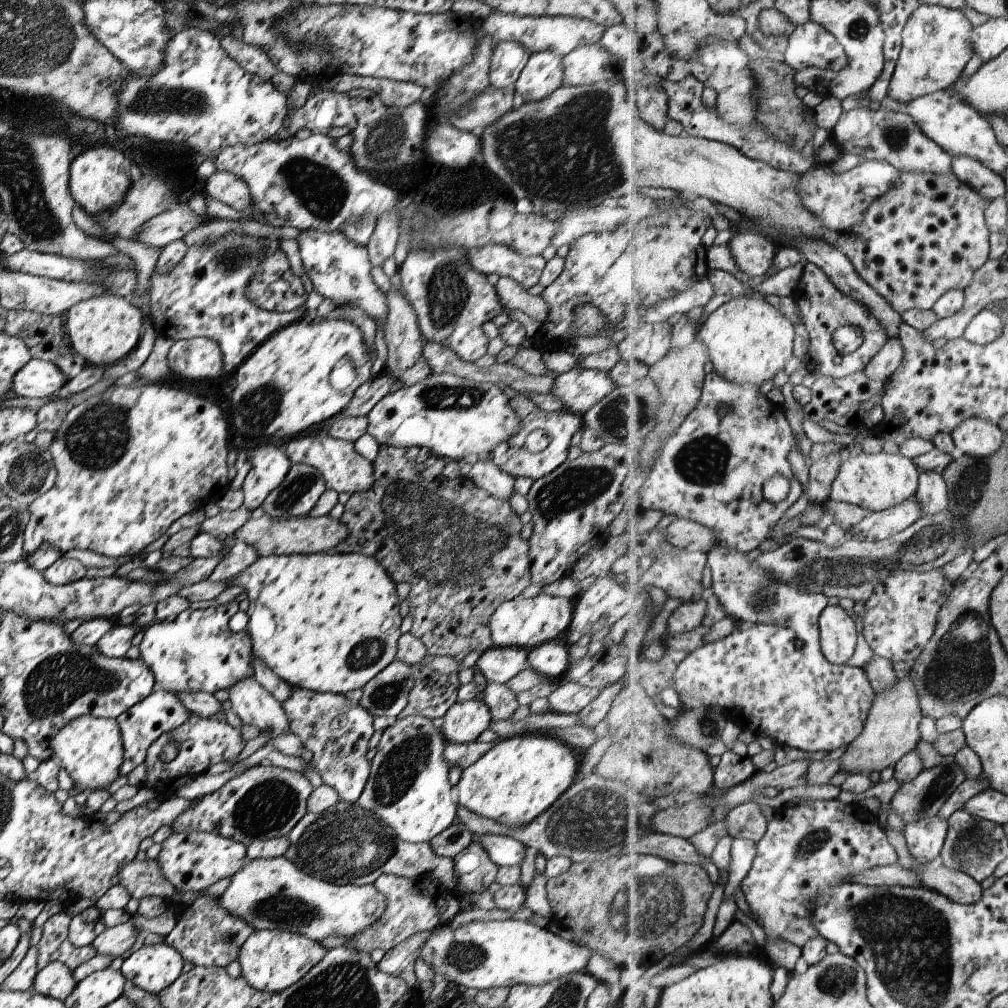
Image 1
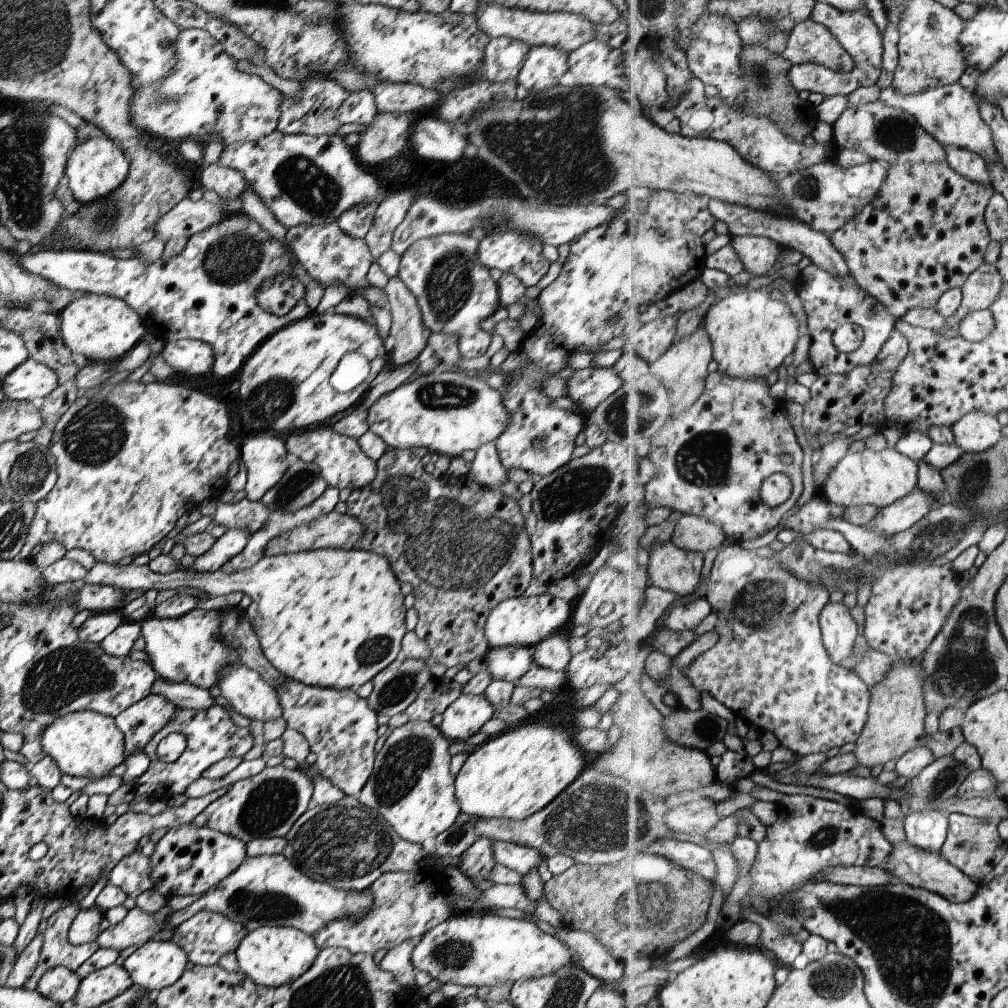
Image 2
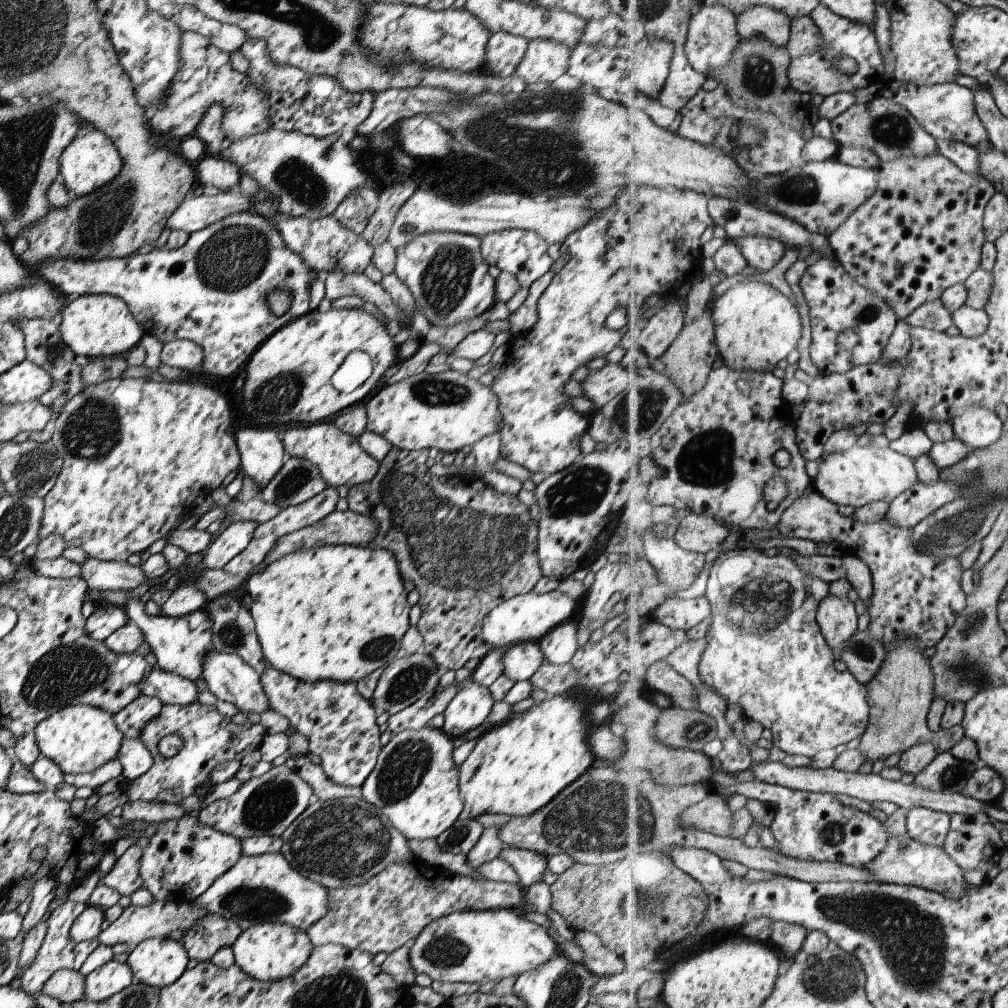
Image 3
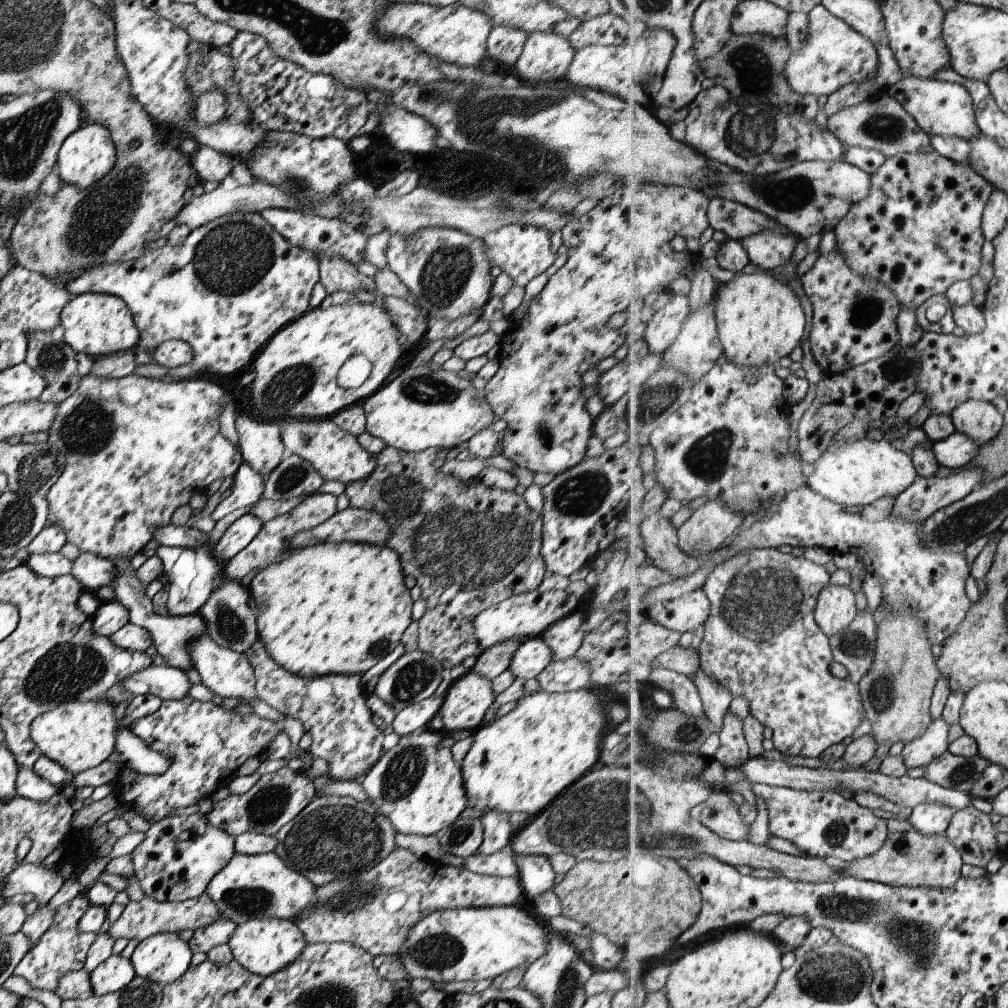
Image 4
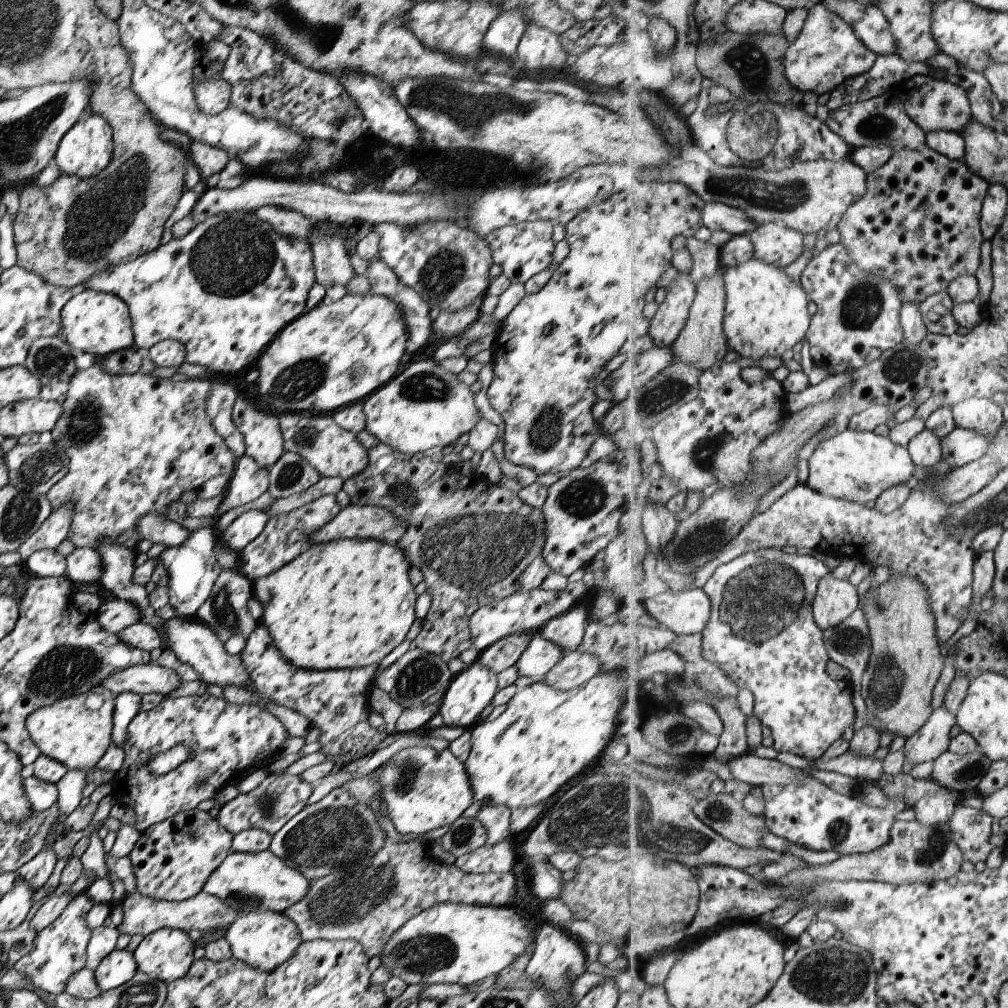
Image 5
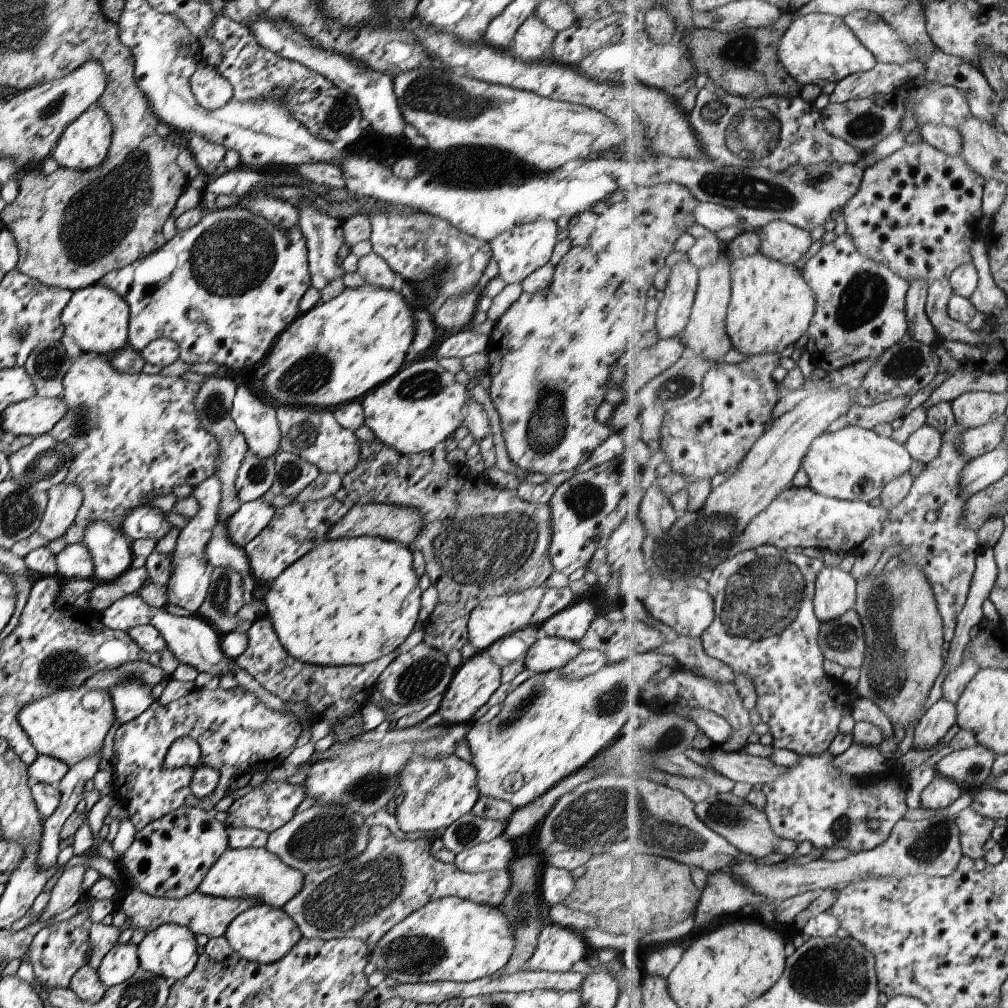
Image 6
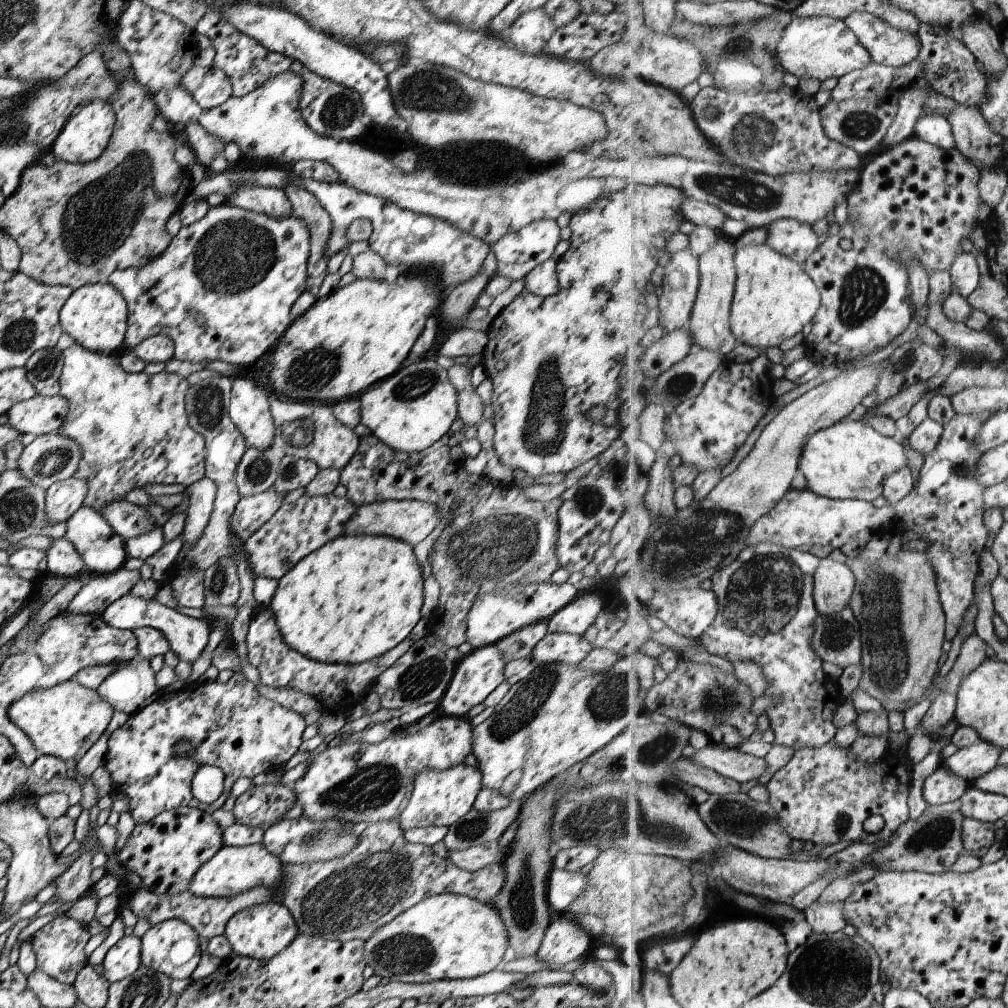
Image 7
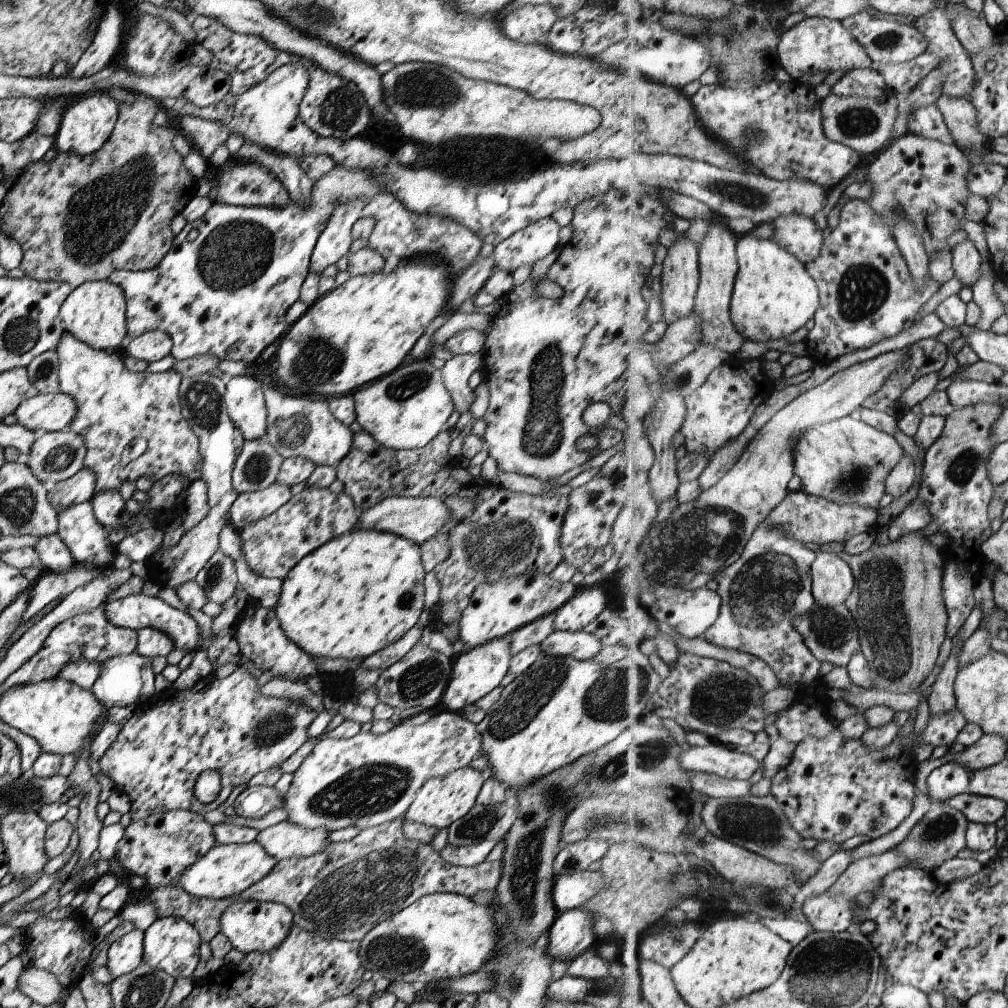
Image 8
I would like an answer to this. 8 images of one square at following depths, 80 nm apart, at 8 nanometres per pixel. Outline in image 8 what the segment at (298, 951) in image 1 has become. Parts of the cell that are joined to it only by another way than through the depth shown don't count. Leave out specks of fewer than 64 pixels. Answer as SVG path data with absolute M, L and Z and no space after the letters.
M243 901L229 905L222 911L219 930L227 938L231 948L243 954L267 953L279 946L292 927L292 912L281 903Z

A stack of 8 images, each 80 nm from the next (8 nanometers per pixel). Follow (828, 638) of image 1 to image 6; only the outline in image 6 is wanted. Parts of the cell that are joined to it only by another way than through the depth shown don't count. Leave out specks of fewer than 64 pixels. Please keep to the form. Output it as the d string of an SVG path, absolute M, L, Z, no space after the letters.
M824 568L816 580L814 607L822 623L837 621L855 610L858 601L858 583L847 572L836 568Z

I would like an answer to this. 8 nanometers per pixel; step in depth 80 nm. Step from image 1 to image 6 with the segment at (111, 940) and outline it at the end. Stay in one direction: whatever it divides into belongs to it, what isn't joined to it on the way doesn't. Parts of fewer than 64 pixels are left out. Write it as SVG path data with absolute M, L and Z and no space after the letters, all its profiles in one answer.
M133 888L120 901L119 908L129 920L129 926L135 930L141 929L151 932L154 928L162 924L173 923L190 930L194 935L205 934L208 938L223 937L227 925L245 909L261 901L252 899L226 899L225 897L209 896L199 891L193 891L191 894L180 899L166 899L163 897L152 897L142 893L139 889Z

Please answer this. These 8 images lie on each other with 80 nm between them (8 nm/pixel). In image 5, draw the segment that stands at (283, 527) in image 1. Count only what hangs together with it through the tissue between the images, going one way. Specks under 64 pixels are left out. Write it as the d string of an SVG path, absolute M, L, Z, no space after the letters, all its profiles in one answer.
M351 504L341 509L329 522L314 530L308 542L326 543L339 539L373 539L395 545L406 525L388 510L369 505Z

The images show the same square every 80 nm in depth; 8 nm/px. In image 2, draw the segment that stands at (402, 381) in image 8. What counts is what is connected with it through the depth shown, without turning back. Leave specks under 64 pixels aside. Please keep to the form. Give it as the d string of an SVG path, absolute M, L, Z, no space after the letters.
M434 370L411 377L386 395L377 398L366 412L368 430L381 438L387 447L394 449L426 449L433 455L445 454L449 458L459 457L465 450L479 450L506 429L510 418L502 403L502 396L485 381L465 375L465 372Z

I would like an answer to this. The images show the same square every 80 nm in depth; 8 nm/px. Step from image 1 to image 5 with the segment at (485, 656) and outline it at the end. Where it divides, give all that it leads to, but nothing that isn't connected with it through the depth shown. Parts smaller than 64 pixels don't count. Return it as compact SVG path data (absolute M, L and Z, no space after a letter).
M537 633L527 643L514 667L518 676L529 676L541 680L542 676L565 654L562 649L551 641L546 641Z

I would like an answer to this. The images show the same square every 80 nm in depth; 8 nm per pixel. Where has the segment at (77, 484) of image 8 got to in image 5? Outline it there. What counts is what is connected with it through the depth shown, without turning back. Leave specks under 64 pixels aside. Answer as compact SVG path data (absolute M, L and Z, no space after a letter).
M65 503L54 511L51 510L41 526L18 546L20 560L23 562L30 554L41 549L55 551L66 539L71 515L72 503Z

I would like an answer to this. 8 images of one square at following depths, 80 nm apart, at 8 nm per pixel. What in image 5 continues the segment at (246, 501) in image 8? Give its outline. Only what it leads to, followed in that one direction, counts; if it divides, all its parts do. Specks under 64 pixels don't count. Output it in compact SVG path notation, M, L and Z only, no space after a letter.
M250 510L235 518L220 534L218 540L233 553L237 554L250 540L264 529L269 517L264 510Z

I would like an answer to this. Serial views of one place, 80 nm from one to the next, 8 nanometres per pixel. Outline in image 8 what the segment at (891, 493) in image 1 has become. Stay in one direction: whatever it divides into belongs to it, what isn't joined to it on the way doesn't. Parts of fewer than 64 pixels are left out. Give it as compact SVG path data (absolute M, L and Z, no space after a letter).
M851 416L817 425L814 429L807 431L798 440L794 448L795 472L801 478L802 488L805 492L818 497L832 500L837 504L860 504L863 508L873 507L879 509L879 502L885 496L886 480L893 469L901 462L905 452L901 444L893 438L865 422L855 420Z

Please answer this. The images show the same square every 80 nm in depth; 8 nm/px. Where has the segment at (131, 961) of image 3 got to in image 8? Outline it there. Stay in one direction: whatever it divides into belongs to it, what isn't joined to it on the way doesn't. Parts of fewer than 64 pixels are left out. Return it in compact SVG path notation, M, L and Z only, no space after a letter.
M176 917L156 918L142 934L142 961L152 969L163 970L174 979L190 977L199 959L198 932L183 919Z

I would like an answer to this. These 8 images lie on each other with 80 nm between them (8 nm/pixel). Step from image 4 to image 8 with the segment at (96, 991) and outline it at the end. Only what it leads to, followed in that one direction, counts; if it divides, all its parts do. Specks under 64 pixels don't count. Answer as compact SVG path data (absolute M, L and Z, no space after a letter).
M133 929L131 932L114 940L107 949L105 967L112 980L135 970L142 961L143 931Z

